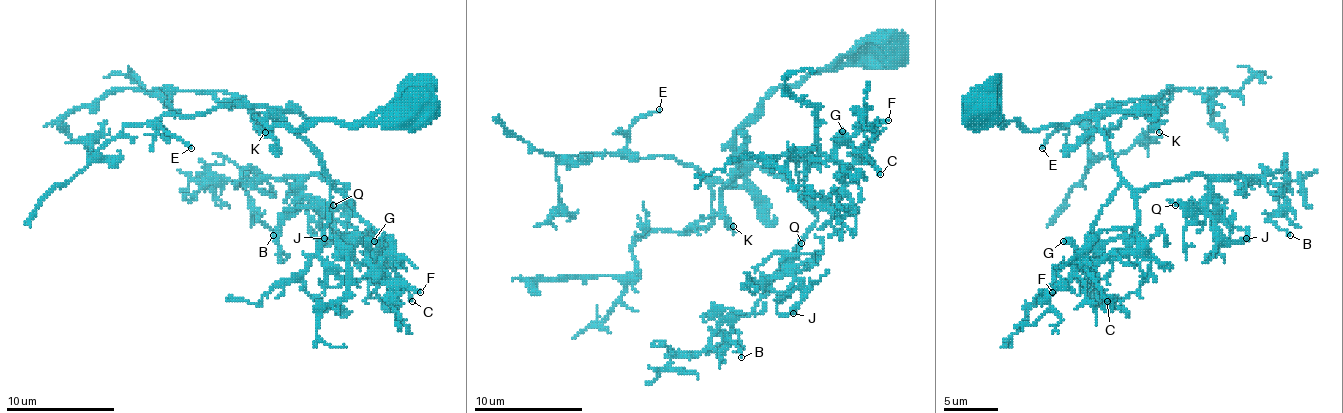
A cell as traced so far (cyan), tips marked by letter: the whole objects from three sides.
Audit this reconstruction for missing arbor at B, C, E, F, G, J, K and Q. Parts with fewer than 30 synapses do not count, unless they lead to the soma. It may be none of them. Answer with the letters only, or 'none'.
E, K

